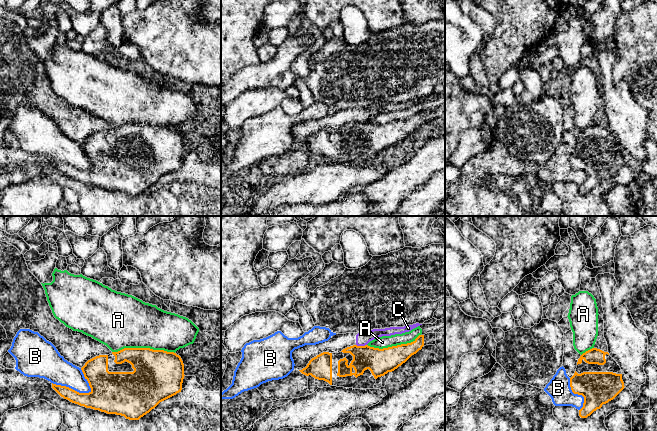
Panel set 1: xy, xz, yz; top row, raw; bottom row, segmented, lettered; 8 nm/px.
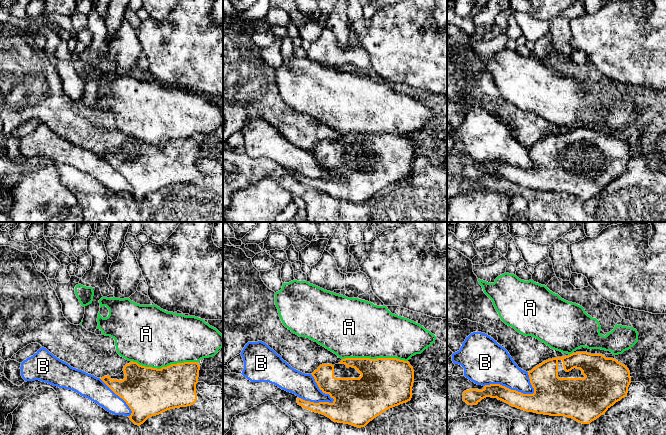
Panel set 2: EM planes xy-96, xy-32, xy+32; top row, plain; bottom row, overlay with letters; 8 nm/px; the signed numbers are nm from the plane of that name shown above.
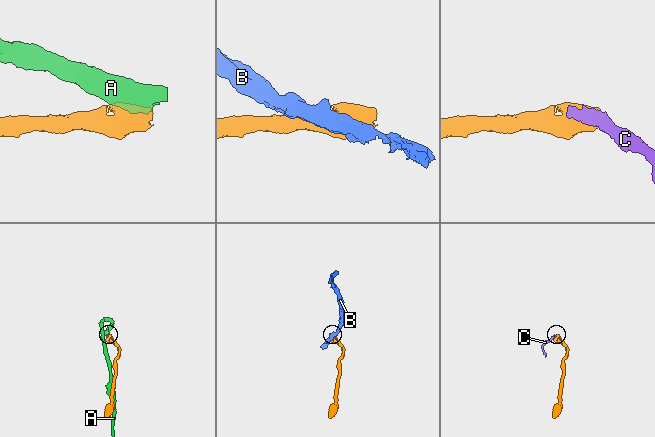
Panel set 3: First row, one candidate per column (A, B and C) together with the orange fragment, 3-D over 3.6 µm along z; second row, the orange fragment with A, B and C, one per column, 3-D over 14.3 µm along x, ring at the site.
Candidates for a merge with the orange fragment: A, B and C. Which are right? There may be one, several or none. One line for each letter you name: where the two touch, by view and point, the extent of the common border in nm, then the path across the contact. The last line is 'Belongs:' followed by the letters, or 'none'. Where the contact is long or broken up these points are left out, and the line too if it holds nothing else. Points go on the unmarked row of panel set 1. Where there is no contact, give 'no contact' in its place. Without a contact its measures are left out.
Belongs: none

